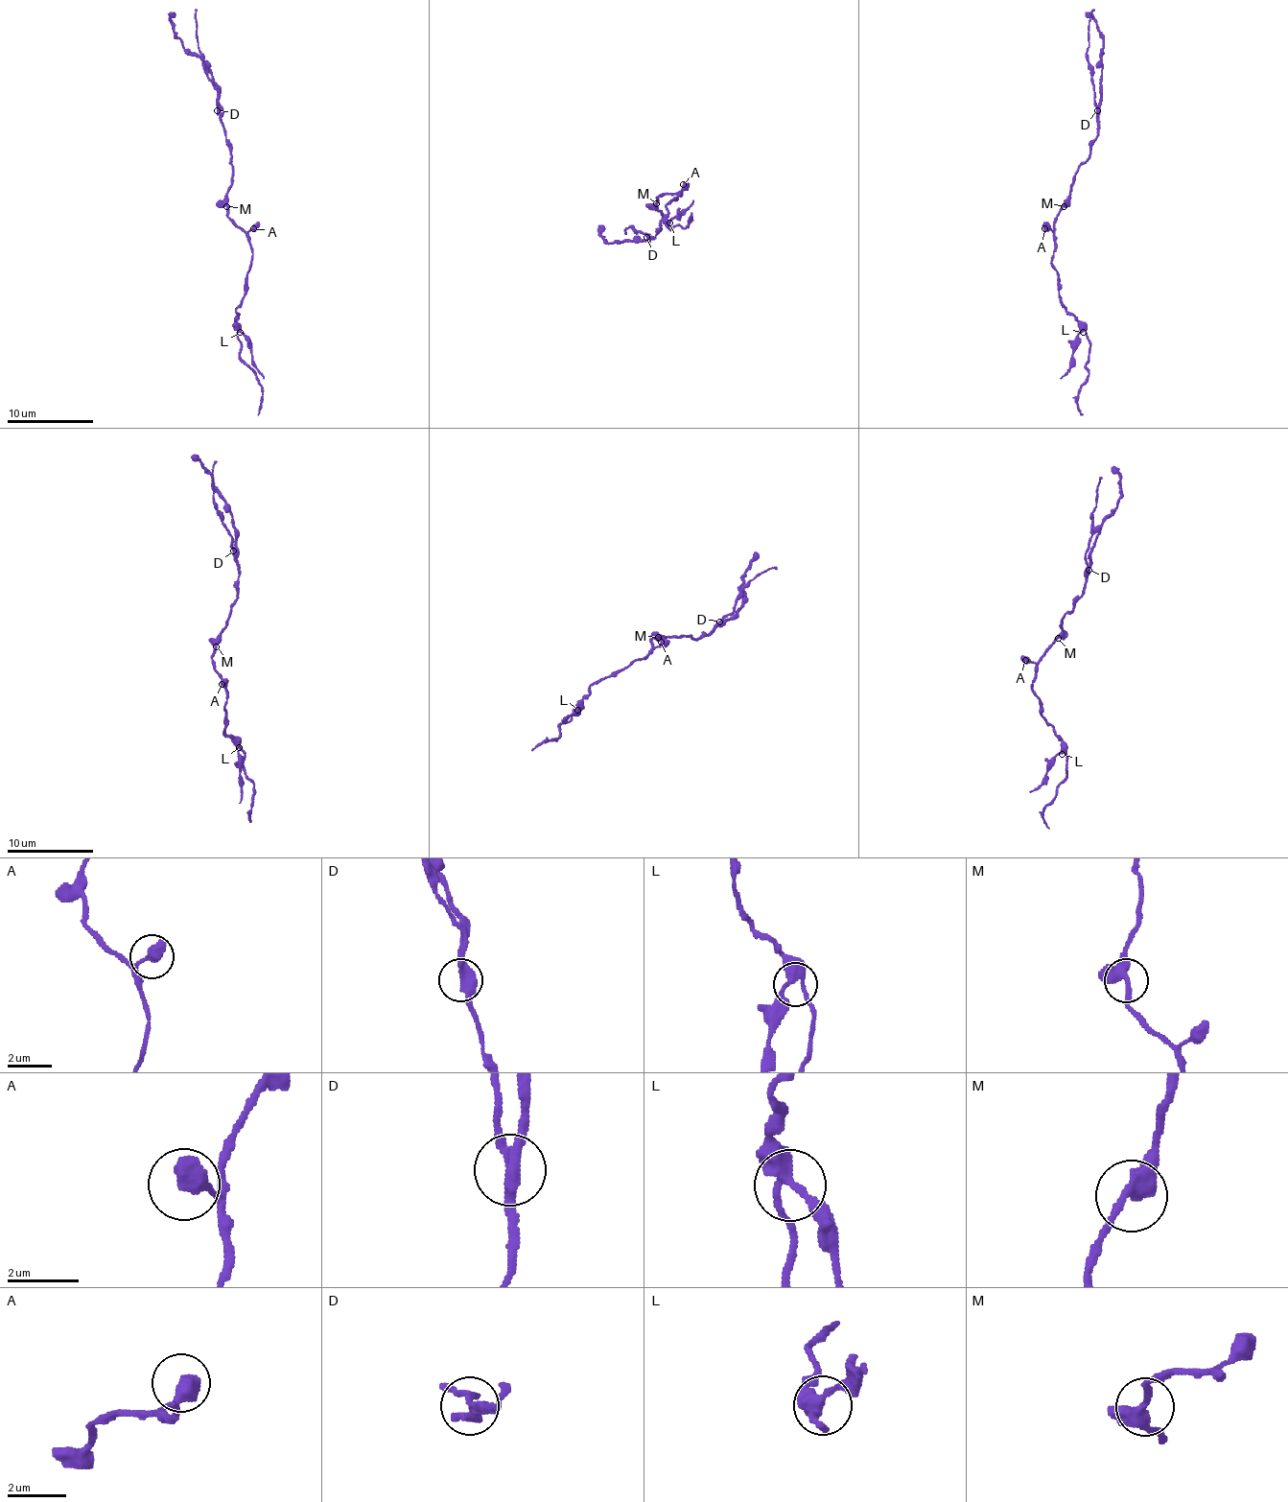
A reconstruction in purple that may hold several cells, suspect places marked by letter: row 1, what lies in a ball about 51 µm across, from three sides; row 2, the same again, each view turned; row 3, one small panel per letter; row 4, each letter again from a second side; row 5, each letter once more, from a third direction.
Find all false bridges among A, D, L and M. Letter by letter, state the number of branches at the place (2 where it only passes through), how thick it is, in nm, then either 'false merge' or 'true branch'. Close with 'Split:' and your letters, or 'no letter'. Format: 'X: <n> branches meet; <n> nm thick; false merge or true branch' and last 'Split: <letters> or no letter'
A: 1 branches meet; 600 nm thick; true branch
D: 3 branches meet; 340 nm thick; false merge
L: 3 branches meet; 320 nm thick; true branch
M: 3 branches meet; 360 nm thick; true branch
Split: D

